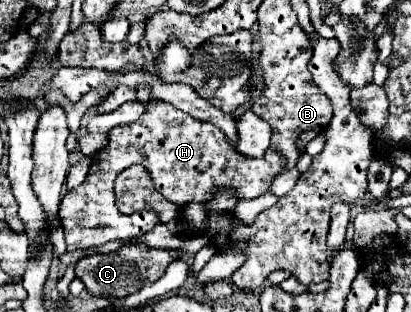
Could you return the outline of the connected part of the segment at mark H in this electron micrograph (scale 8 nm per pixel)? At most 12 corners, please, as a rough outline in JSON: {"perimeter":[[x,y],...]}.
{"perimeter":[[163,100],[115,126],[63,196],[67,250],[139,236],[113,182],[143,164],[173,204],[257,198],[285,158],[239,154]]}

